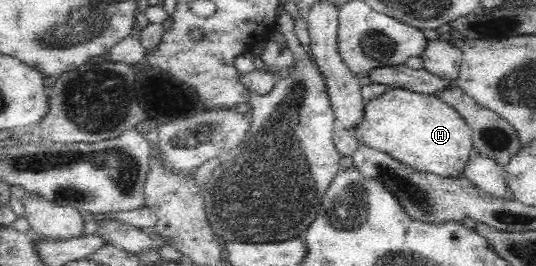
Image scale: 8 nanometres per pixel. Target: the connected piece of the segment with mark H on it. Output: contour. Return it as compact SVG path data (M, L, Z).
M393 89L367 100L363 104L363 118L353 130L358 143L421 172L445 178L464 174L465 165L473 155L472 130L460 113L435 95L408 89Z

